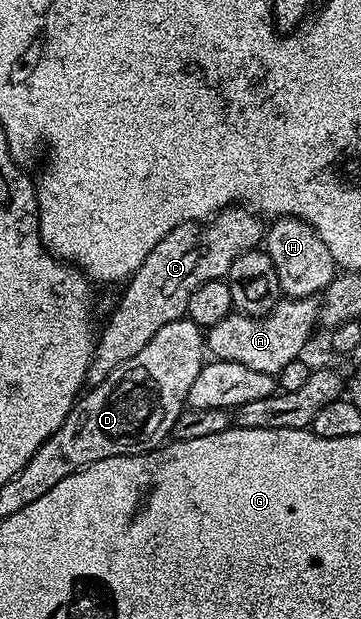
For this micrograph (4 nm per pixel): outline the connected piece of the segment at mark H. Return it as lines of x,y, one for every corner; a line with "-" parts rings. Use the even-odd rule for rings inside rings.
279,217
268,226
263,237
263,252
275,263
275,275
279,275
279,287
286,298
317,297
334,279
335,262
327,243
319,239
312,225
298,217

